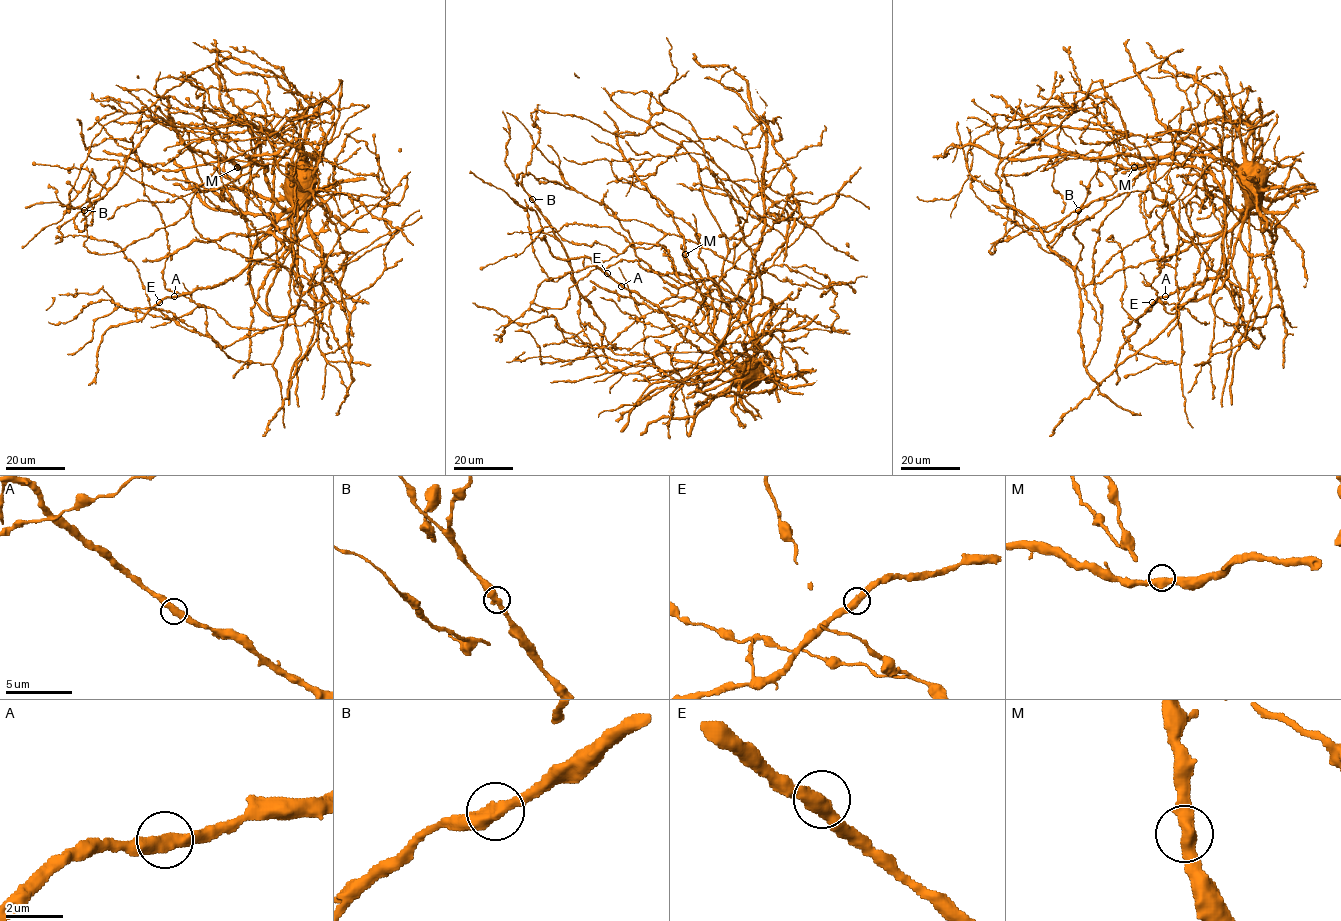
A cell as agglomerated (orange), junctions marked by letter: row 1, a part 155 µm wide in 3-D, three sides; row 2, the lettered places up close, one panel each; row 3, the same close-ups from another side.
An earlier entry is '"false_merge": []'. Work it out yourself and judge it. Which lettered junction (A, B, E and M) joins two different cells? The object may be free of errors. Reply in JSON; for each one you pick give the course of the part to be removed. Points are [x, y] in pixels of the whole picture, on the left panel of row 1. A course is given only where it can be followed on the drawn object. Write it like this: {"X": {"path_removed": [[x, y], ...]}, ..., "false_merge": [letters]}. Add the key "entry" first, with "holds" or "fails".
{"entry": "holds", "false_merge": []}

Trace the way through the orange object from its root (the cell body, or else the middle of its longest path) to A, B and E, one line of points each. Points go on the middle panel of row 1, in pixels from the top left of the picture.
A: (756, 369), (747, 376), (718, 355), (701, 351), (656, 306), (621, 286)
B: (756, 369), (747, 376), (730, 363), (709, 364), (652, 383), (618, 372), (602, 348), (604, 322), (532, 199)
E: (756, 369), (747, 376), (718, 355), (701, 351), (656, 306), (621, 287), (607, 273)

